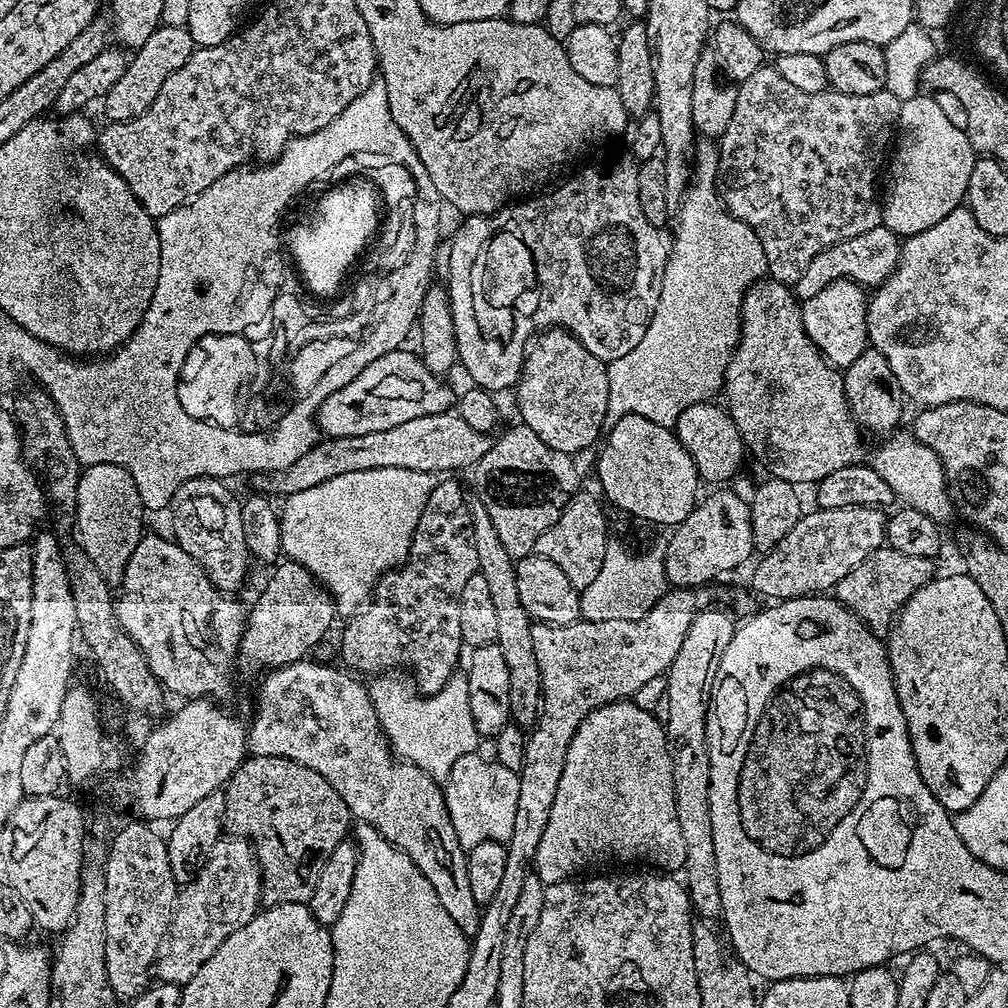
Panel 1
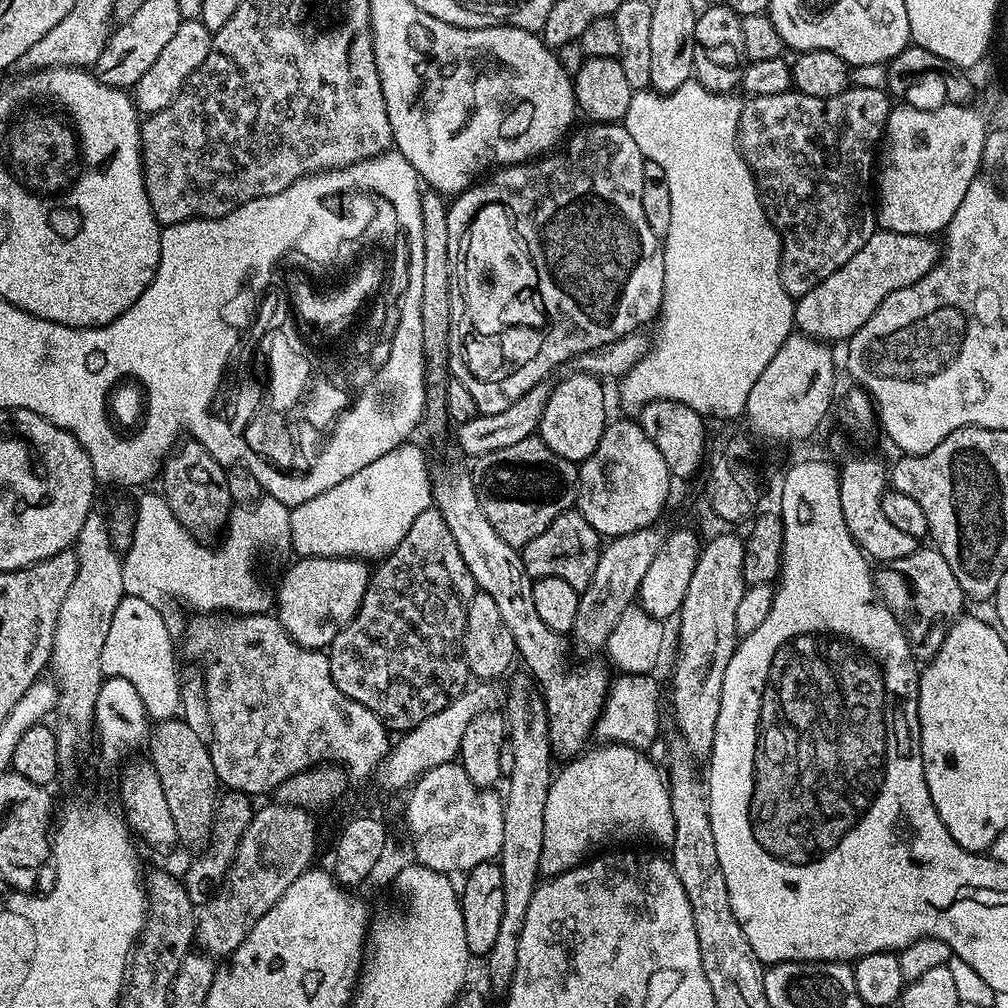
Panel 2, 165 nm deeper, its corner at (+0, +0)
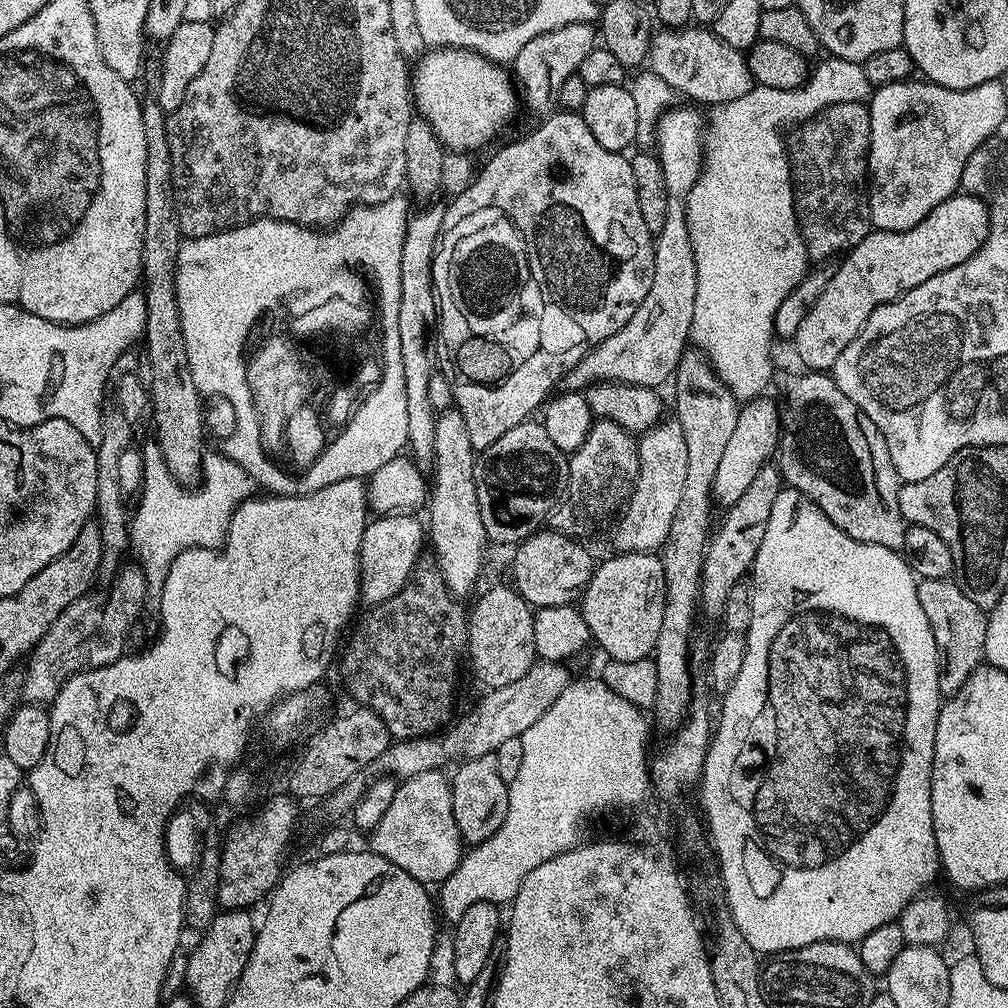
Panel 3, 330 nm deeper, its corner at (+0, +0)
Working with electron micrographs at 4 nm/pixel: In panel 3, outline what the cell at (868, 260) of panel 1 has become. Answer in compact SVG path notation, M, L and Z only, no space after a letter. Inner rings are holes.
M957 194L946 198L918 226L901 232L881 232L873 230L869 232L858 246L854 246L839 261L835 269L831 269L826 290L818 294L818 298L808 308L806 318L802 318L802 326L798 326L794 343L796 343L796 356L804 363L803 367L808 370L830 370L834 362L838 362L838 354L858 338L858 334L866 326L870 314L883 304L889 304L897 300L905 292L914 290L914 286L922 286L926 278L934 278L934 274L942 274L942 270L950 270L950 266L958 266L966 262L982 246L982 242L988 233L988 206L979 196Z

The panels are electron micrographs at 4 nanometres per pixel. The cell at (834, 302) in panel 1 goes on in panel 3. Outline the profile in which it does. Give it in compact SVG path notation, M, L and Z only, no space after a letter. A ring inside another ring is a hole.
M761 394L755 400L749 400L740 408L738 414L738 426L734 426L734 434L730 437L730 443L722 453L721 462L718 465L718 471L714 473L714 486L712 487L712 498L717 505L721 504L721 509L727 510L742 498L742 494L750 487L750 481L762 470L765 464L769 463L777 455L780 447L780 413L781 409L772 400L767 400L767 395Z

